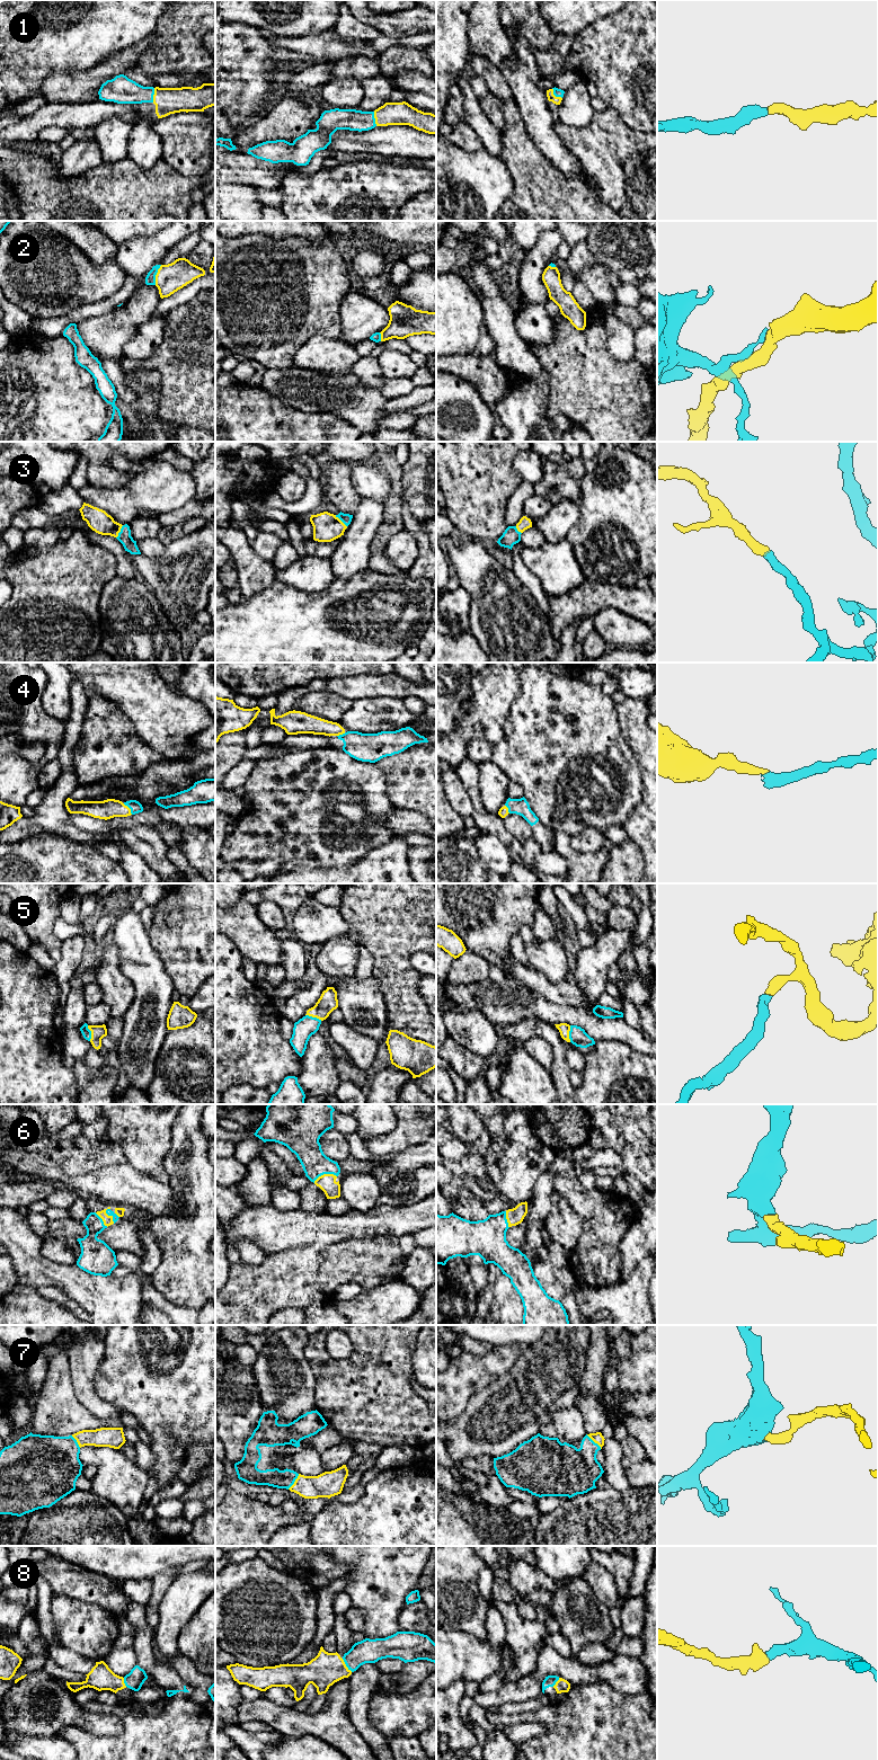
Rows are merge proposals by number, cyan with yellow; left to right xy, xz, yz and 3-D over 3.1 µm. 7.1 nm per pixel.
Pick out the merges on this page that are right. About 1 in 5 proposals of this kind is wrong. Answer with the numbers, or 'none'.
1, 3, 4, 5, 6, 7, 8

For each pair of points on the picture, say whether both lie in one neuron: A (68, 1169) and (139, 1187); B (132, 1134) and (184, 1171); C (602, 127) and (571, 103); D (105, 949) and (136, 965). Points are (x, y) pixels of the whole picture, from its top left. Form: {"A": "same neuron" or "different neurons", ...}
{"A": "same neuron", "B": "different neurons", "C": "different neurons", "D": "different neurons"}

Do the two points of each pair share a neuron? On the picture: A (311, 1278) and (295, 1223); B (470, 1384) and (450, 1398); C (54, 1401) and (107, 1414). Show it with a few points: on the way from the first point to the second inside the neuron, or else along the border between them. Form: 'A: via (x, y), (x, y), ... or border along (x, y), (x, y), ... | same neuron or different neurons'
A: border along (329, 1245), (292, 1246), (276, 1252) | different neurons
B: via (466, 1384), (454, 1394) | same neuron
C: border along (72, 1385), (76, 1398), (94, 1415), (108, 1421) | different neurons

